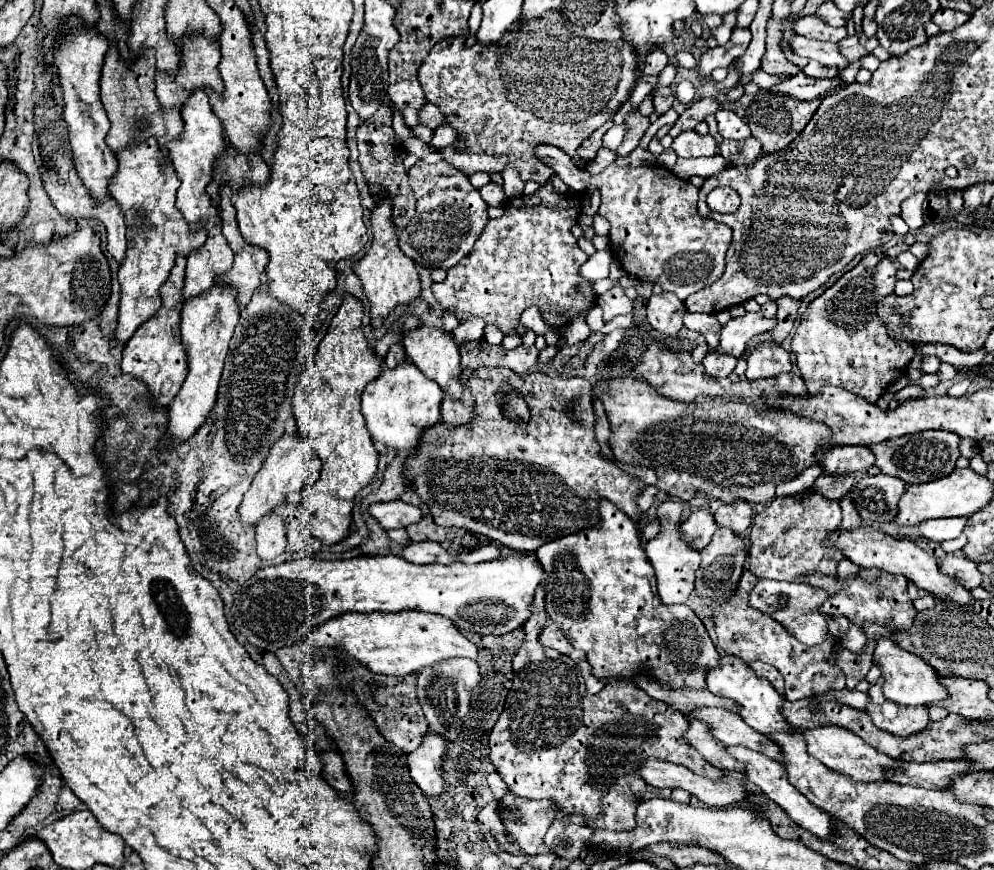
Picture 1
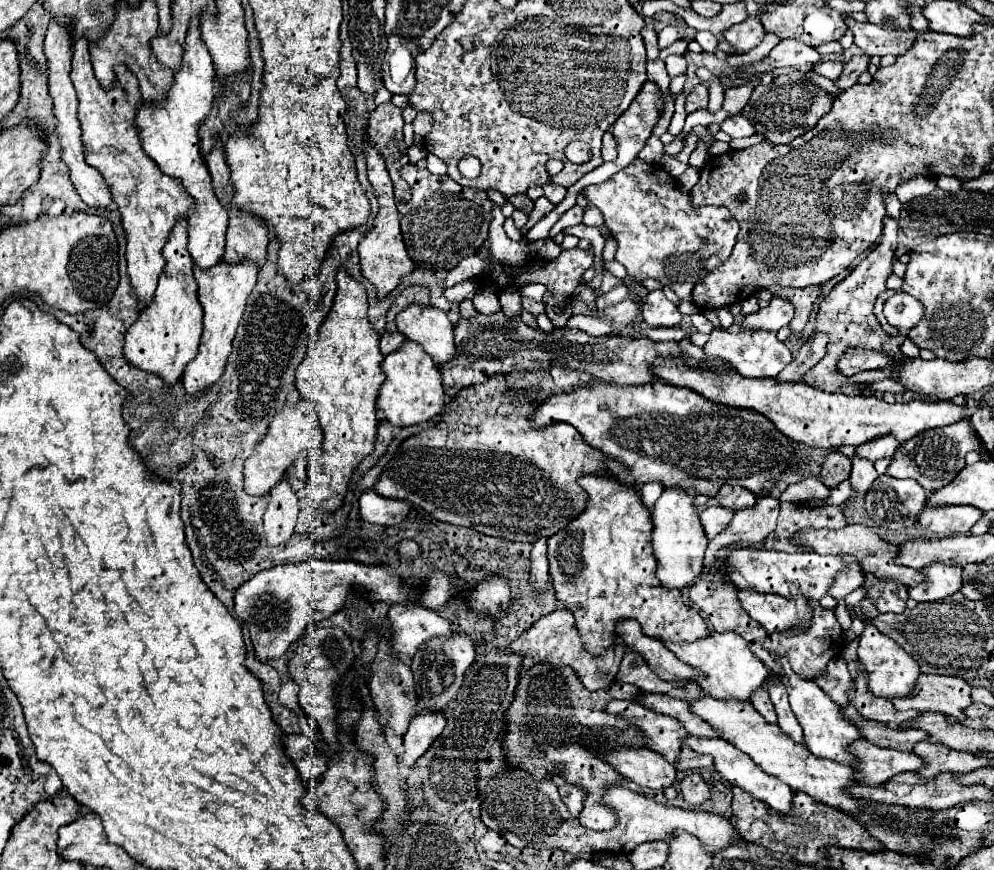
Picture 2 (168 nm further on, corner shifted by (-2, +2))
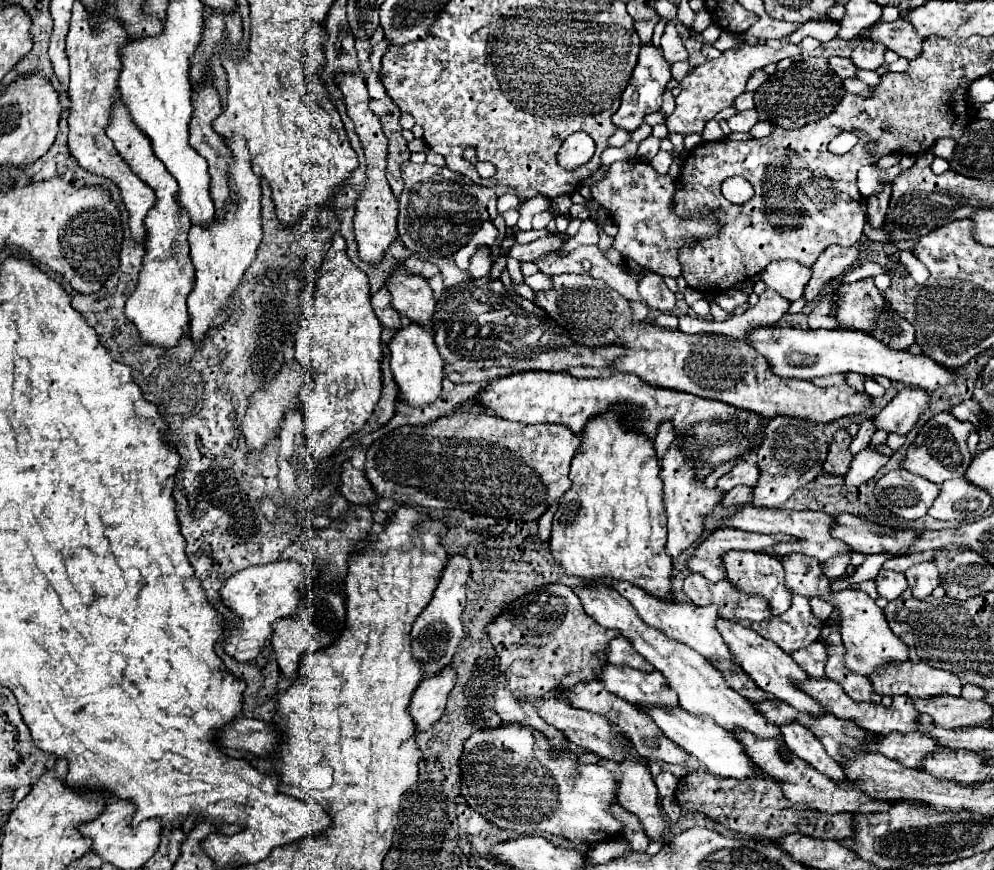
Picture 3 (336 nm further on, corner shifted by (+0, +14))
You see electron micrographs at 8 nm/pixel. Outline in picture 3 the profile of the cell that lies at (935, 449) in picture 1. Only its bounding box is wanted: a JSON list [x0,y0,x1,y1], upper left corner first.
[900,412,978,484]

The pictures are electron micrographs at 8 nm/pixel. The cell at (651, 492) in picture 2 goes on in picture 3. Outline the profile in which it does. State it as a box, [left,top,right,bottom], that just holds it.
[654,422,674,460]

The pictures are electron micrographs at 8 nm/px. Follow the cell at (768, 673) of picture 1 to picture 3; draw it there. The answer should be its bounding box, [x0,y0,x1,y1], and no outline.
[780,720,844,782]

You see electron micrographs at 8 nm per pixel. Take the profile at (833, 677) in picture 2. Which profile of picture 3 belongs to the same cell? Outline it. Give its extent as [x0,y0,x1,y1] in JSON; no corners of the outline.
[792,642,828,678]

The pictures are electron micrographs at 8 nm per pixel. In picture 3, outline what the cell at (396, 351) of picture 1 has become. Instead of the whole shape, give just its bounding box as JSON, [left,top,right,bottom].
[376,308,400,330]

